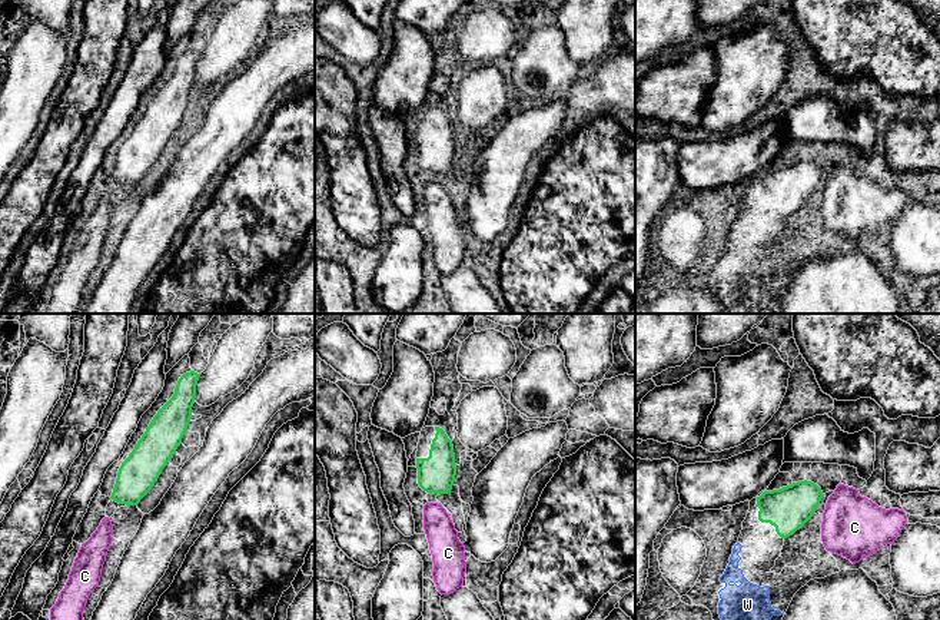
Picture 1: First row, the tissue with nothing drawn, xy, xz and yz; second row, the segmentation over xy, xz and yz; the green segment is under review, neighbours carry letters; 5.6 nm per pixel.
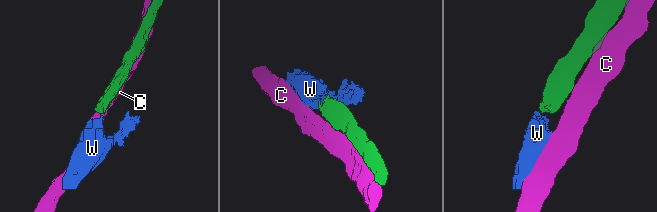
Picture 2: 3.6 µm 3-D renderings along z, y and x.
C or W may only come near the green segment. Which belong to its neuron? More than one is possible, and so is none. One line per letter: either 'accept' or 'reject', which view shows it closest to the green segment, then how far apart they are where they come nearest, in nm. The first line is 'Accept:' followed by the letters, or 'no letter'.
Accept: W
C: reject | yz | 40 nm
W: accept | yz | 180 nm

